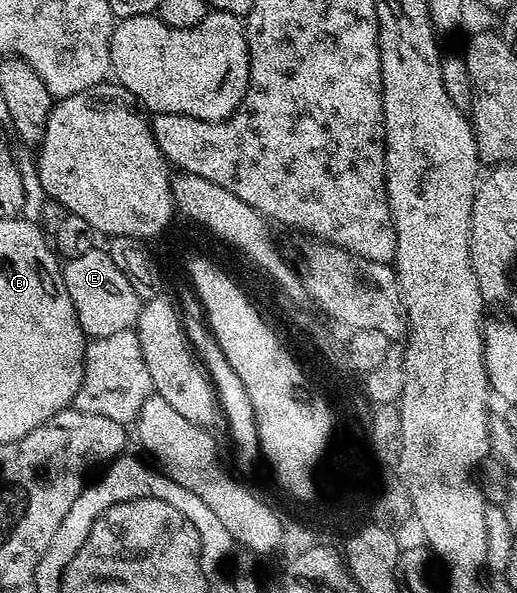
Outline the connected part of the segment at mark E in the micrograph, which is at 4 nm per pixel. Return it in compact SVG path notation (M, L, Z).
M96 247L85 251L85 255L77 255L77 259L67 261L62 266L62 271L79 326L88 338L117 335L119 331L131 329L138 322L141 302L137 291L133 291L133 283L129 283L125 271L113 263L106 248Z

